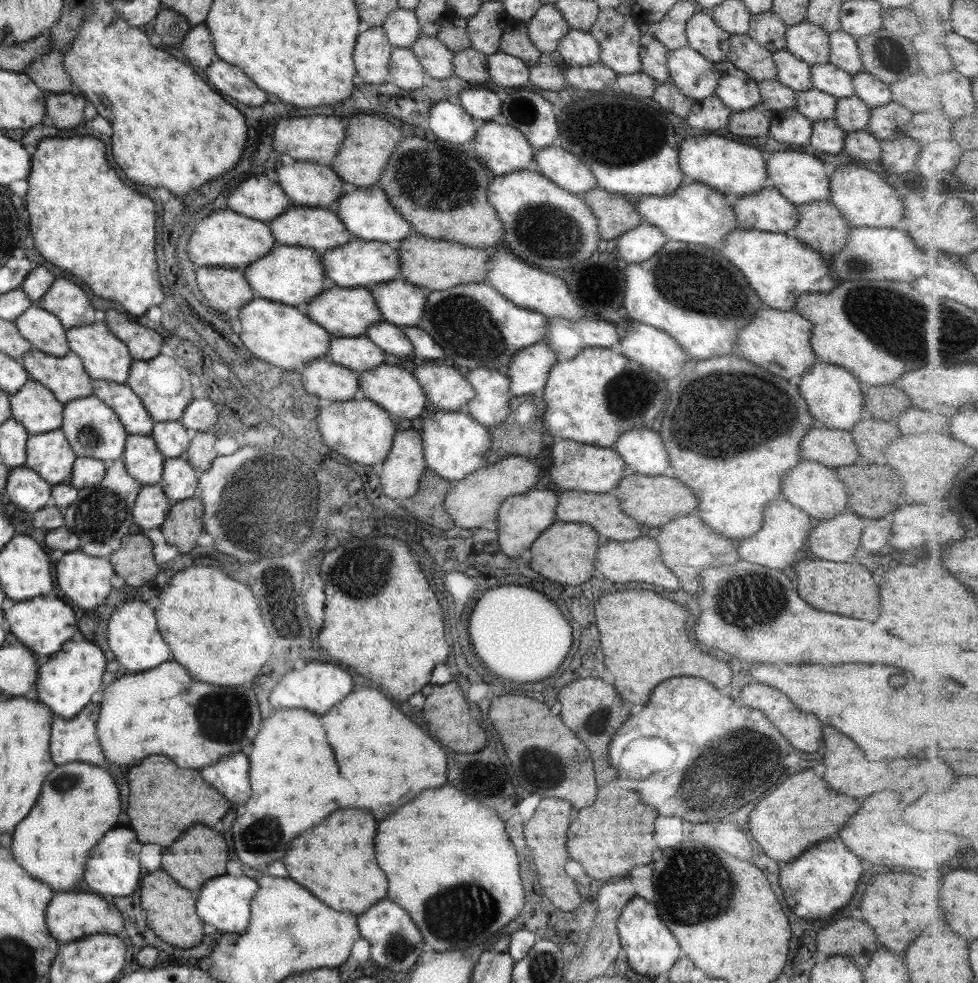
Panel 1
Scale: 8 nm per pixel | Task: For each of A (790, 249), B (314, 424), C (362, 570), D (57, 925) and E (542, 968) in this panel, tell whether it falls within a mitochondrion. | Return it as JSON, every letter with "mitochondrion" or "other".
{"A":"other","B":"other","C":"mitochondrion","D":"other","E":"mitochondrion"}

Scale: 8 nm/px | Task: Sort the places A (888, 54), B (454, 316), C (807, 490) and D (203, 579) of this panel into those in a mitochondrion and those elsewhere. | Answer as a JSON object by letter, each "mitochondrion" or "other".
{"A":"mitochondrion","B":"mitochondrion","C":"other","D":"other"}

